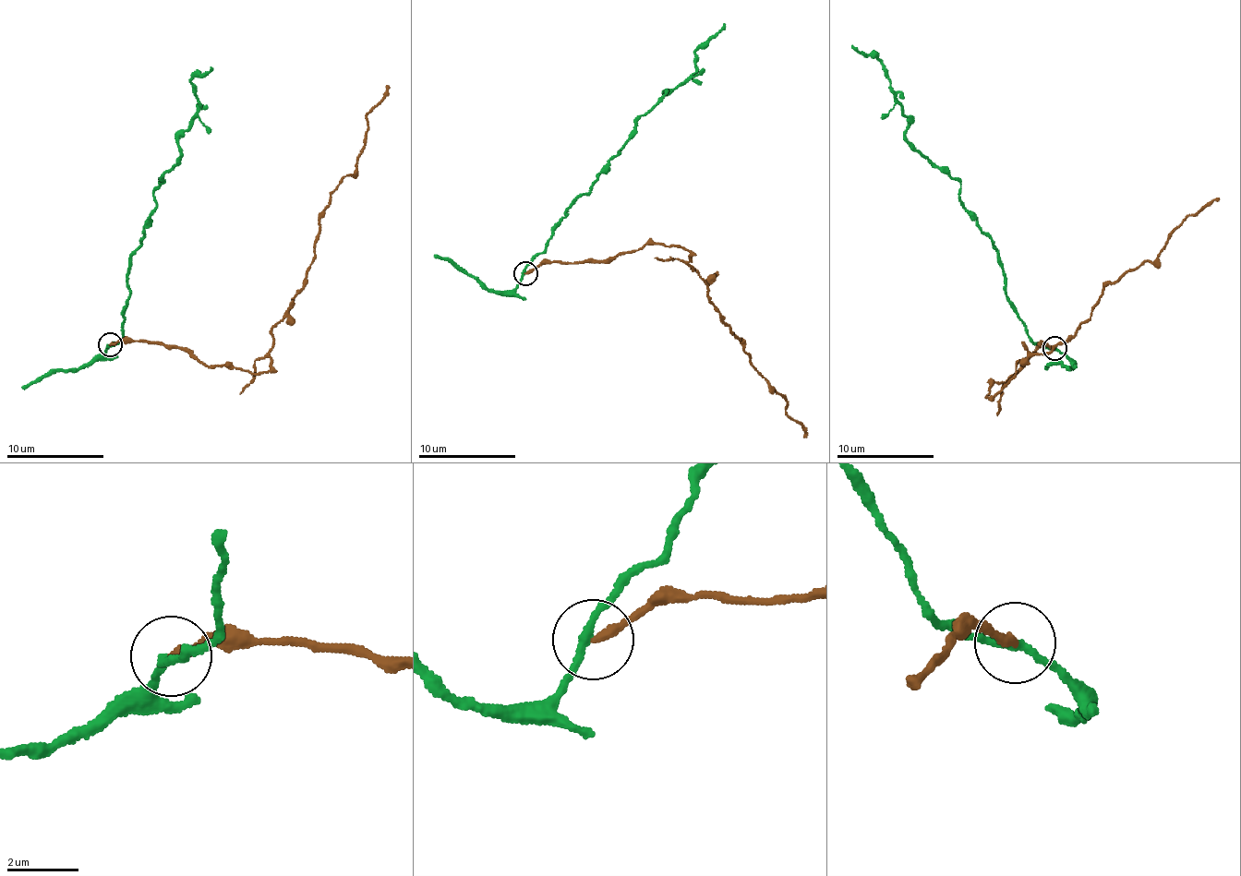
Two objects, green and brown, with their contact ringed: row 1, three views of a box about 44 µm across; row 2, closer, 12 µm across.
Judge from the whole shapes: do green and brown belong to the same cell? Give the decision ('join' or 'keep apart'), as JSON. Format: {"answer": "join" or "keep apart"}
{"answer": "keep apart"}

